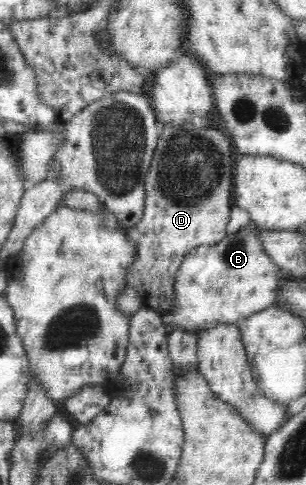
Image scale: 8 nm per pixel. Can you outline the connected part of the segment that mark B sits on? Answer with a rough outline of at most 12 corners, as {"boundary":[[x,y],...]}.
{"boundary":[[250,221],[194,248],[166,327],[238,325],[274,305],[282,268]]}

